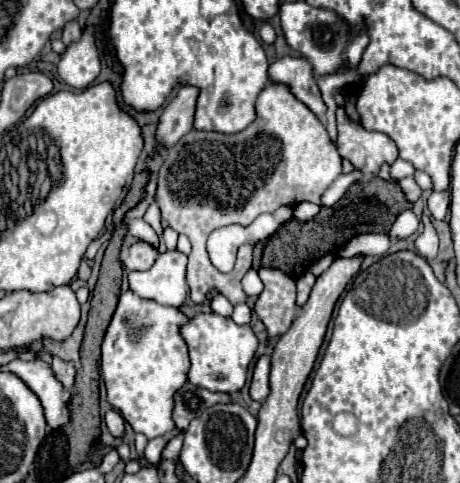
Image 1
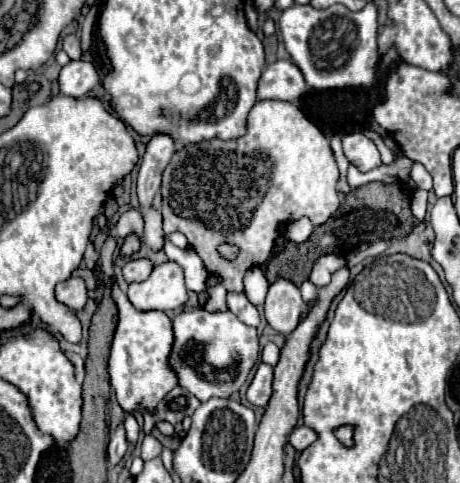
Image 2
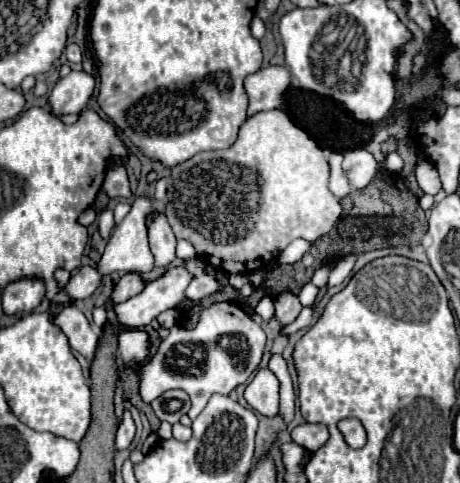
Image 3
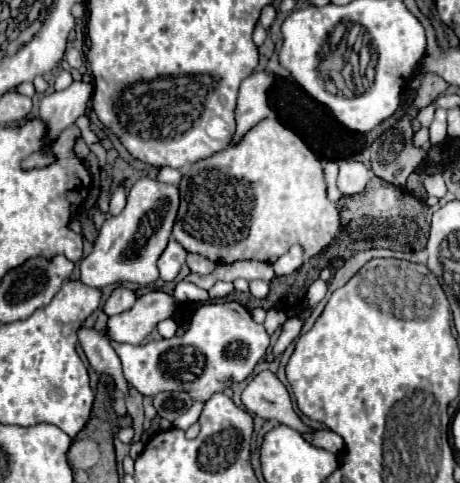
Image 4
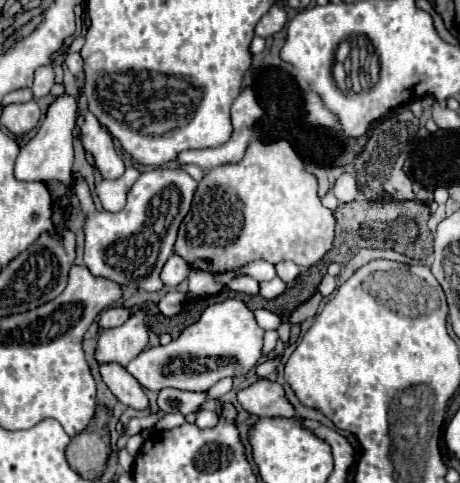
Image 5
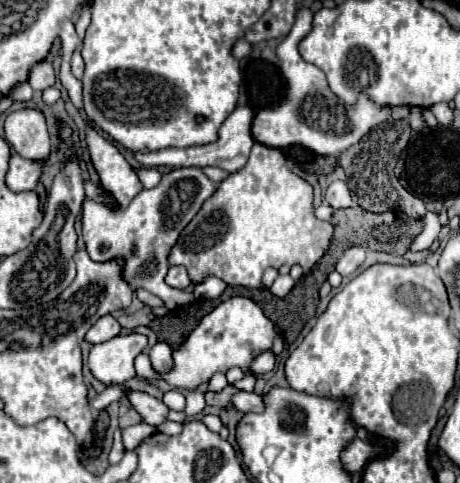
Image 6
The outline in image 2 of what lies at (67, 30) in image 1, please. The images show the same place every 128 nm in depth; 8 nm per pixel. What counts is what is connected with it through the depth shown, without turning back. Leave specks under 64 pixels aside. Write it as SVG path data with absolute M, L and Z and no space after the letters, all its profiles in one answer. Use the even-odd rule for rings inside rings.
M68 34L68 36L62 40L62 48L66 50L66 54L68 54L72 60L78 60L78 58L80 58L80 40L78 40L74 34Z

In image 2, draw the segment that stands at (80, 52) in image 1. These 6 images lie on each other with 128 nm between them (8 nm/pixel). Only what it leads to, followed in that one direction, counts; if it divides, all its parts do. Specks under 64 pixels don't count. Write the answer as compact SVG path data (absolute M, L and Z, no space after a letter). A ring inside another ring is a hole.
M70 60L66 66L62 66L58 82L60 82L62 94L80 98L80 96L86 96L100 82L100 76L92 62Z

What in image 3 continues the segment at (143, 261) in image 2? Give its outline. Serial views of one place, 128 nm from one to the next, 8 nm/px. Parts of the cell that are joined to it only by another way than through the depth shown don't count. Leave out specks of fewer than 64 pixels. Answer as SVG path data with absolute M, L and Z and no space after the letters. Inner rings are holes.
M128 272L128 274L124 274L124 276L116 282L116 286L114 286L114 292L112 292L112 300L114 300L114 304L124 302L124 300L136 296L138 292L144 290L144 286L146 286L146 282L142 280L140 274L136 274L136 272Z

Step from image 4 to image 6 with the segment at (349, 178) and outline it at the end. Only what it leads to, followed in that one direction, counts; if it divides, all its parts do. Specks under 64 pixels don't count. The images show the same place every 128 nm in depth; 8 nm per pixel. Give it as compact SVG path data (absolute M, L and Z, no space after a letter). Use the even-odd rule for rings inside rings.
M336 180L336 182L332 182L328 186L326 202L332 208L348 208L348 206L352 206L352 196L350 196L350 190L348 190L344 180Z

